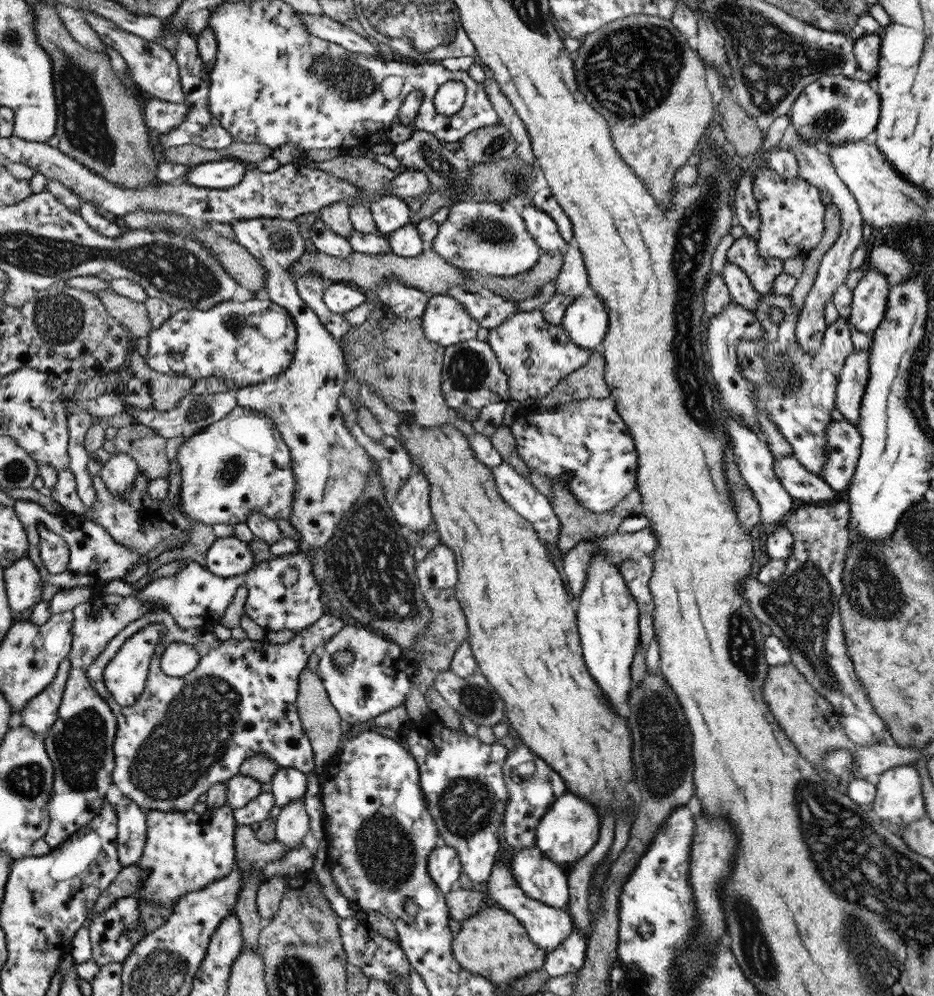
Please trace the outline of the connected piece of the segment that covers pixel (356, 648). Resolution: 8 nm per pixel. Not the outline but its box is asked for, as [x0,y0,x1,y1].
[318,625,410,724]

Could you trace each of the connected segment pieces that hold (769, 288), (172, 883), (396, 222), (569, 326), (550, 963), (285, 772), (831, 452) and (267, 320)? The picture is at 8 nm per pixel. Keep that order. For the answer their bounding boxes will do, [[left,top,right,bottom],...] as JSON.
[[727,234,783,294],[134,806,236,905],[365,194,412,236],[561,291,609,350],[543,922,589,978],[268,767,307,808],[821,421,861,491],[144,296,298,389]]

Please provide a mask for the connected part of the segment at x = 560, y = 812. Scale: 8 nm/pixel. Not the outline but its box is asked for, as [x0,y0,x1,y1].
[535,792,601,863]

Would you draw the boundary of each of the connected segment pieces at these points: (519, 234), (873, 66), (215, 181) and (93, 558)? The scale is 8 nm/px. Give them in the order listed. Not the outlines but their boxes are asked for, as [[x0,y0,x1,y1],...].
[[428,200,542,277],[853,34,881,80],[184,158,249,189],[15,500,142,589]]

